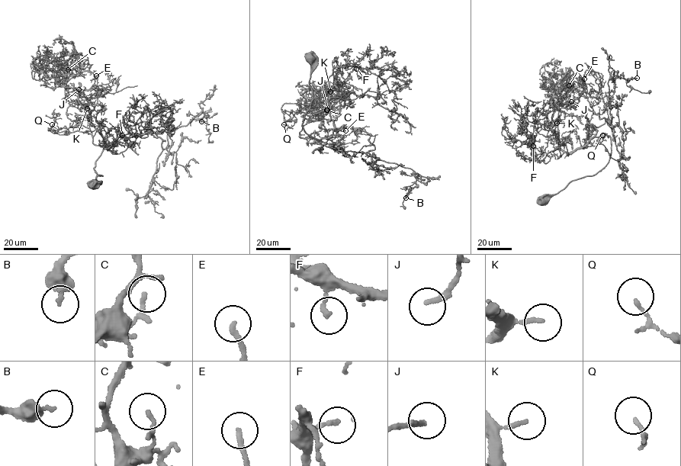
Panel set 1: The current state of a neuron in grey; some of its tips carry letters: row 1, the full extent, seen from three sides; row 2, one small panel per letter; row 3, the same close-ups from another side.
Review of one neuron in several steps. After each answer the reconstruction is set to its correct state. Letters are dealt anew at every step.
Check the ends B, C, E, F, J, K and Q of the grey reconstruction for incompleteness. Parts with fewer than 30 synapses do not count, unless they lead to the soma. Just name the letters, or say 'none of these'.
E, F, J

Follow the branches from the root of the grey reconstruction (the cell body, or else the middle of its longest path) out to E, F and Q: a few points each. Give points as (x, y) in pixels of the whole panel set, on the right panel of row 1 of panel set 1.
E: (542, 200), (592, 176), (608, 161), (610, 137), (604, 133), (582, 147), (587, 146), (593, 112), (584, 78)
F: (542, 200), (605, 166), (611, 152), (610, 137), (604, 133), (571, 152), (551, 151), (540, 162), (533, 146)
Q: (542, 200), (605, 166), (610, 137), (604, 133), (580, 145), (596, 146), (602, 135)

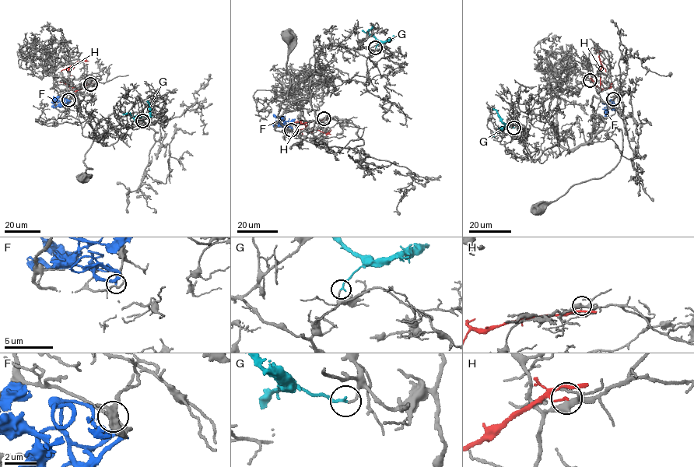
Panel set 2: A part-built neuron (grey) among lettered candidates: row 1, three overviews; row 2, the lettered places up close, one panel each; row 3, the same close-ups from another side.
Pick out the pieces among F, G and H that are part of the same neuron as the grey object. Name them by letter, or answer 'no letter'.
no letter

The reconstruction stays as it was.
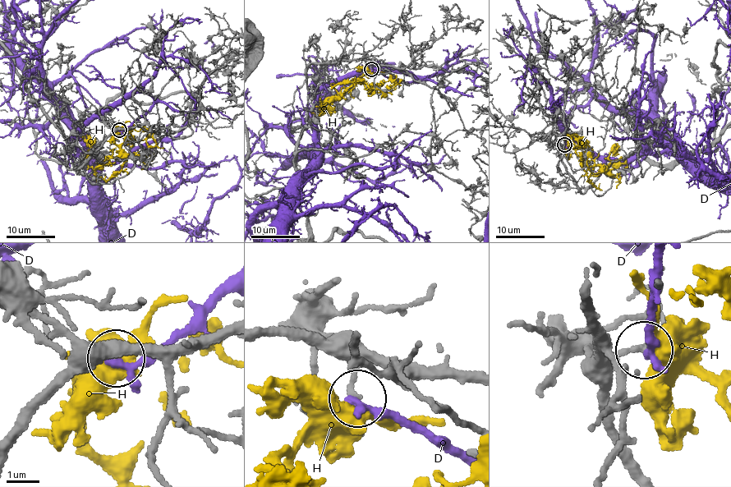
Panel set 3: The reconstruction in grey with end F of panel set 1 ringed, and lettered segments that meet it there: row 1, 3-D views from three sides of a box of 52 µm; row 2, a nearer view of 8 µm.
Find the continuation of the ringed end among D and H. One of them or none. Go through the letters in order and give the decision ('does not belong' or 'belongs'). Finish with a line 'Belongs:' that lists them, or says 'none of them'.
D: does not belong
H: does not belong
Belongs: none of them

